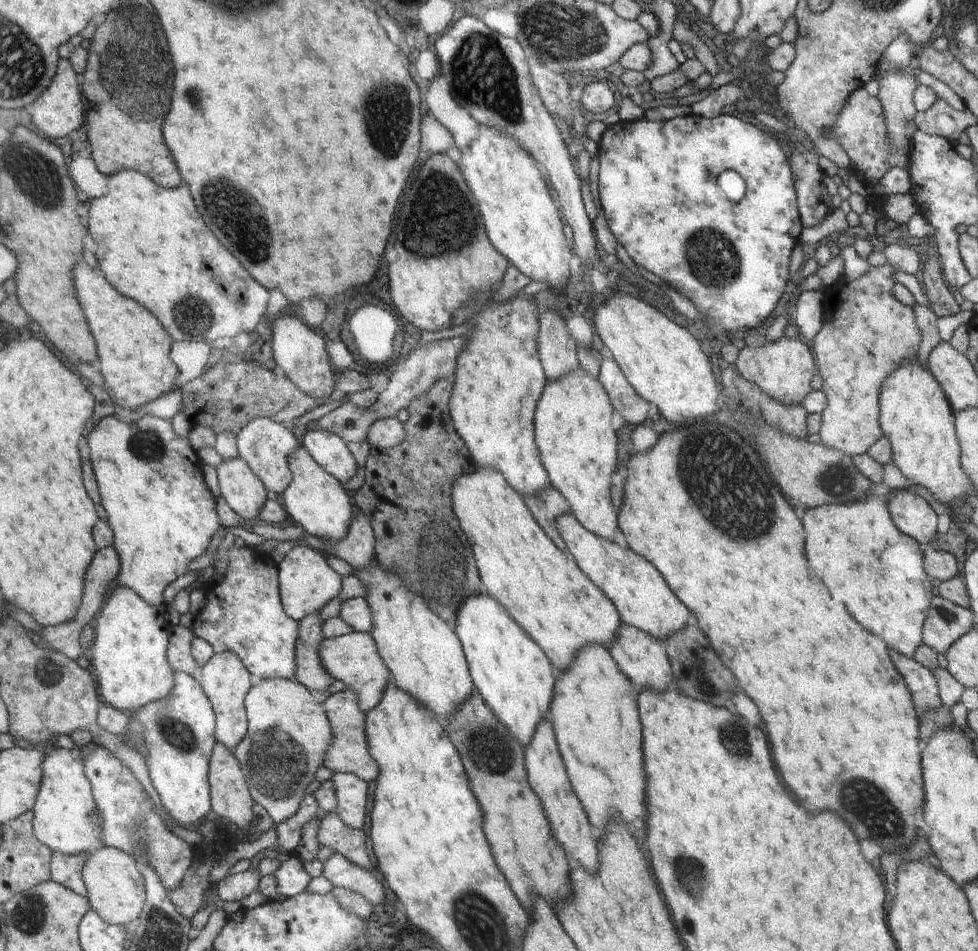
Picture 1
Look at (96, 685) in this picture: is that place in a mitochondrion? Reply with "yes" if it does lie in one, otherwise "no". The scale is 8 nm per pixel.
no

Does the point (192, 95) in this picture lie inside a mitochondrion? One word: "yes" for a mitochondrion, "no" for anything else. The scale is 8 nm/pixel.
yes

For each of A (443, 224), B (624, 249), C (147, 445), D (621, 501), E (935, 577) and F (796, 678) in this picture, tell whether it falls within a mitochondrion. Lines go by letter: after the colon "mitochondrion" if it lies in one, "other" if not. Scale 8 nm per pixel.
A: mitochondrion
B: other
C: mitochondrion
D: other
E: other
F: other

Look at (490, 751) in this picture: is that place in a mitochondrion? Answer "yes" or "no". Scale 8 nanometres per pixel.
yes

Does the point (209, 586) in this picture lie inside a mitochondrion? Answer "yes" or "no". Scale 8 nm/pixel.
no

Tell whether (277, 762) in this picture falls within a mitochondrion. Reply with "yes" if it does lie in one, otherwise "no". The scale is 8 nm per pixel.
yes

